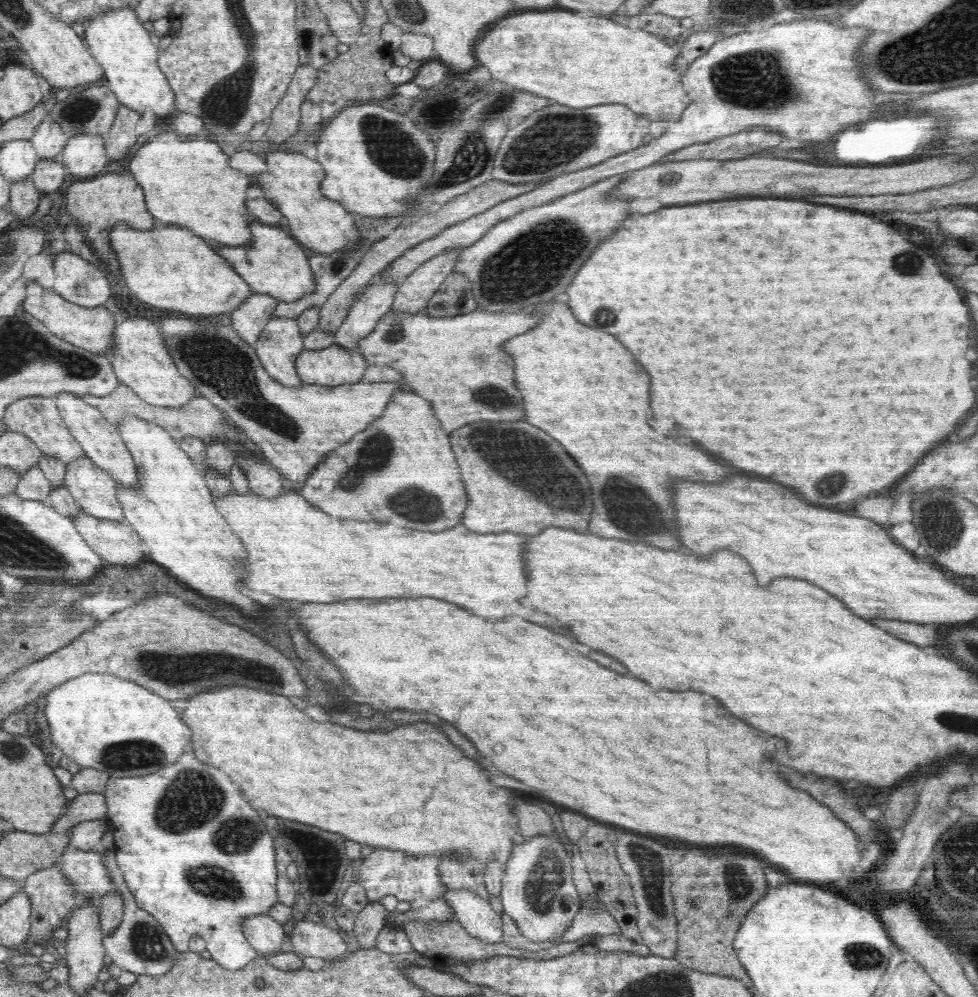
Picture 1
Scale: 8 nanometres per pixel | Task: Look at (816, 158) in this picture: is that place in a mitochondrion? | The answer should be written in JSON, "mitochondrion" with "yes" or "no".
{"mitochondrion":"no"}

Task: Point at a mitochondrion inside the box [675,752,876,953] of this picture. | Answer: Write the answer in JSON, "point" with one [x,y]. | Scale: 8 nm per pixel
{"point":[737,883]}

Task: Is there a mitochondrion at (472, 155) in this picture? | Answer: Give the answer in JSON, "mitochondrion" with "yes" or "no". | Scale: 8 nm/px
{"mitochondrion":"yes"}

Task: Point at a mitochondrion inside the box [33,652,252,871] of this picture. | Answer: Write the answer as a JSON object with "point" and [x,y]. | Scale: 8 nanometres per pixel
{"point":[138,754]}

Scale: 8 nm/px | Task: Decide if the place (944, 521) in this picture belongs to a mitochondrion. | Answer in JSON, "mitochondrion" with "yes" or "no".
{"mitochondrion":"yes"}

